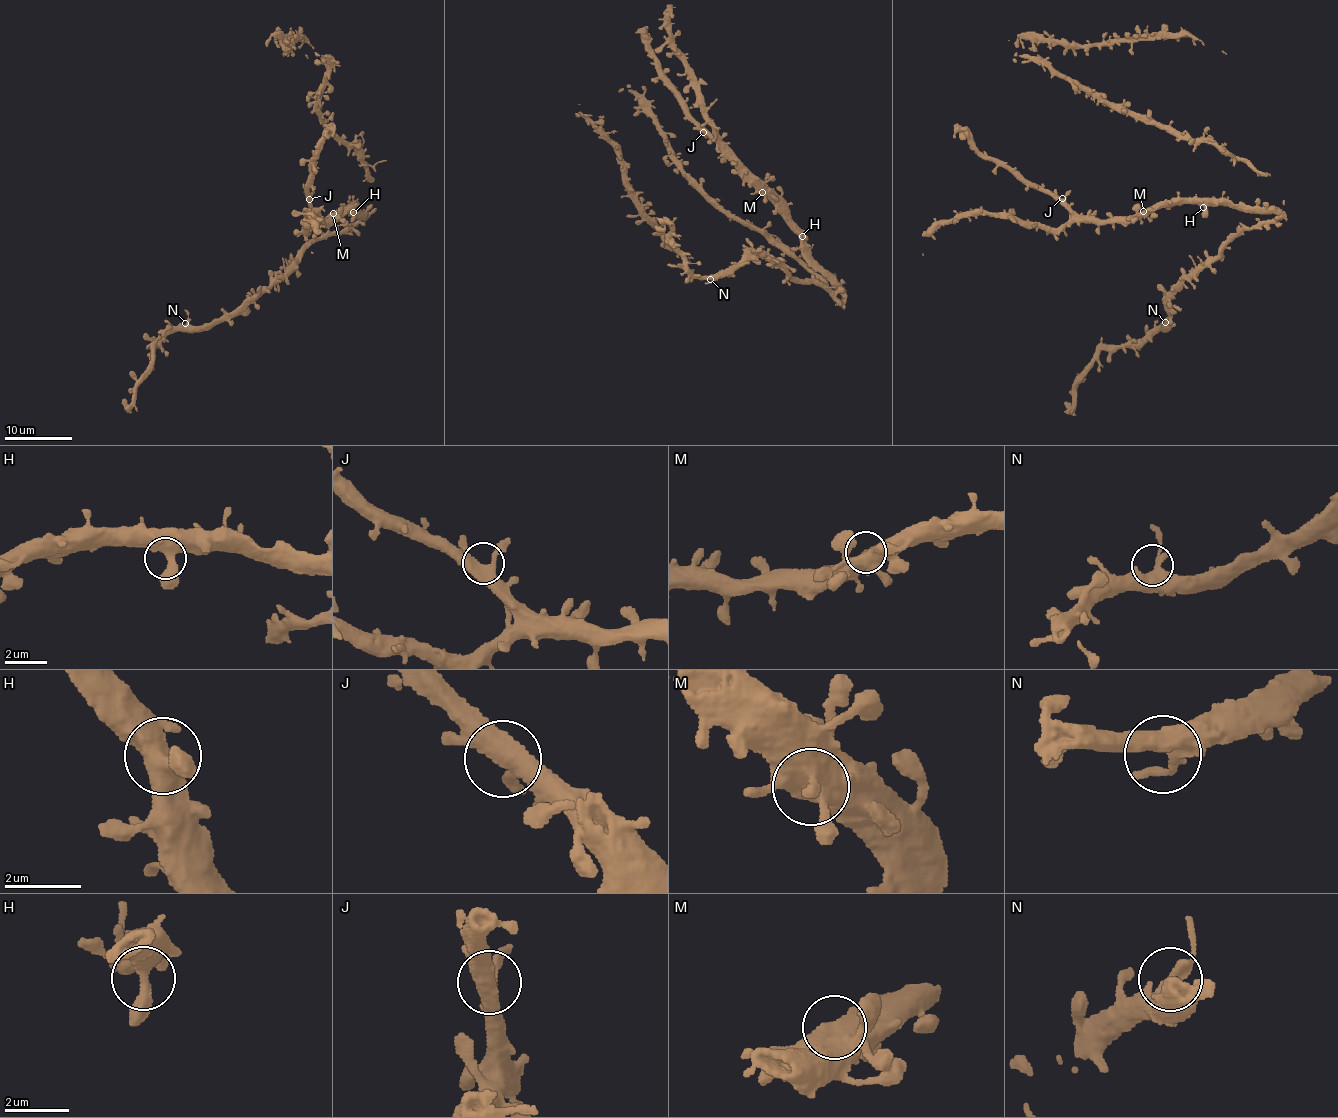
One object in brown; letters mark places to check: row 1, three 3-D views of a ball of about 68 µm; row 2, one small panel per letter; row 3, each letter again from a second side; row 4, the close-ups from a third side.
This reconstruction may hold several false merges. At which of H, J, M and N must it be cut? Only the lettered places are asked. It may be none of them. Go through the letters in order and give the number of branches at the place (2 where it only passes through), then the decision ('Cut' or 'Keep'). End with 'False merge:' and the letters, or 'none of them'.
H: Branches: 2. Keep
J: Branches: 3. Keep
M: Branches: 2. Keep
N: Branches: 2. Keep
False merge: none of them

